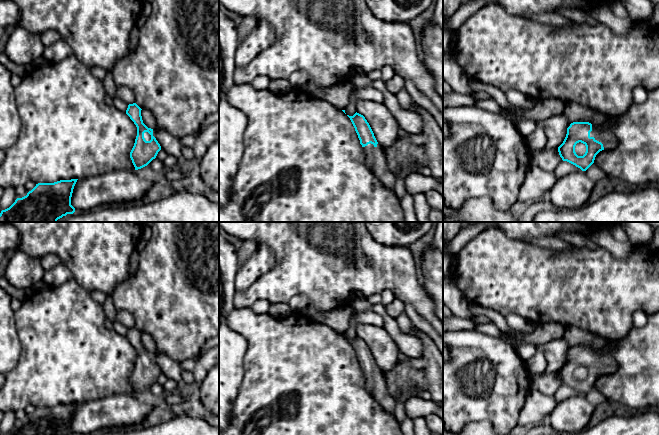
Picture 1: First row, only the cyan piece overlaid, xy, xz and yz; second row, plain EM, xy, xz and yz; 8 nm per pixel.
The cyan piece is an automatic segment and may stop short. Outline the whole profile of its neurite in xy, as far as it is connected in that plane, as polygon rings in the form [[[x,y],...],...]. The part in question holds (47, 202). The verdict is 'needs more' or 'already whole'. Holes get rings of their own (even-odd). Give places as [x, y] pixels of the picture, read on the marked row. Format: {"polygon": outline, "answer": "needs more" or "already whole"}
{"polygon": [[[78,179],[60,180],[54,183],[38,183],[22,198],[0,213],[0,222],[57,222],[58,219],[73,214],[71,197]]], "answer": "already whole"}

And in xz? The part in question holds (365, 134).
{"polygon": [[[357,112],[353,116],[347,116],[350,118],[364,149],[367,168],[386,188],[393,190],[396,176],[388,168],[384,148],[377,142],[369,123],[363,115]]], "answer": "needs more"}

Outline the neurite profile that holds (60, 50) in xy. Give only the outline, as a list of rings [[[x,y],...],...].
[[[60,39],[51,46],[45,47],[42,56],[47,62],[60,62],[71,55],[73,55],[72,48]]]

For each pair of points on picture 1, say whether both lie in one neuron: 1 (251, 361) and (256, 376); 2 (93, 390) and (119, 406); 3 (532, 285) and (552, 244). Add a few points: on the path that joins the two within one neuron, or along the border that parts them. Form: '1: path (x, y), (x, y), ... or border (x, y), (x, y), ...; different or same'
1: path (255, 365), (256, 372); same
2: border (127, 392), (113, 393), (81, 402); different
3: border (527, 243), (557, 252), (573, 248); different

